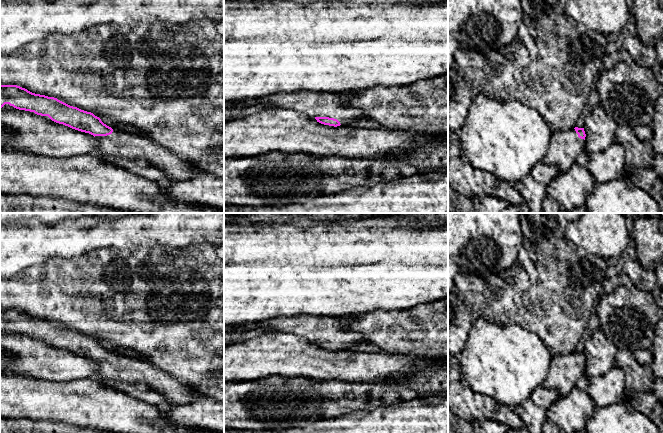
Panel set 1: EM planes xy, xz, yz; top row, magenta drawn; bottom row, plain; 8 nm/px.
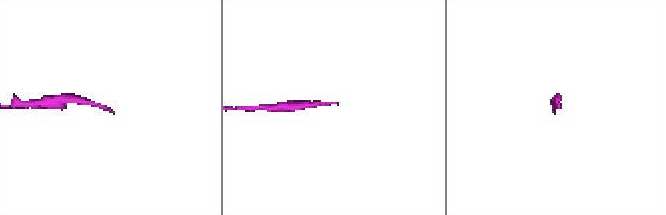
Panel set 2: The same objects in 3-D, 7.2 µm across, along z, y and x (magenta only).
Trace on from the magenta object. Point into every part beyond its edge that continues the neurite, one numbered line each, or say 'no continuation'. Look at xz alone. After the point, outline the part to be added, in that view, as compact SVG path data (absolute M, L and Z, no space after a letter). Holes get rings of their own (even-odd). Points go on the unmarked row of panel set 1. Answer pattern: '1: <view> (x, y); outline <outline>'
1: xz (335, 329); outline M297 314L291 317L277 317L259 322L264 332L289 333L309 341L337 343L341 349L350 349L354 344L365 342L360 333L349 330L352 316L315 316Z

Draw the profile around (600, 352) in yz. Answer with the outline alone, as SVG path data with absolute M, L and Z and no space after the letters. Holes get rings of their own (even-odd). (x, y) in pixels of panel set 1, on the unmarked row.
M598 328L592 330L591 336L584 343L585 374L603 376L616 365L616 346Z

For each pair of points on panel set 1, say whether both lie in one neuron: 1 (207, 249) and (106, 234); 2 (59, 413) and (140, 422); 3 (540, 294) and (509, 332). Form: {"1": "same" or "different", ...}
{"1": "different", "2": "same", "3": "different"}

